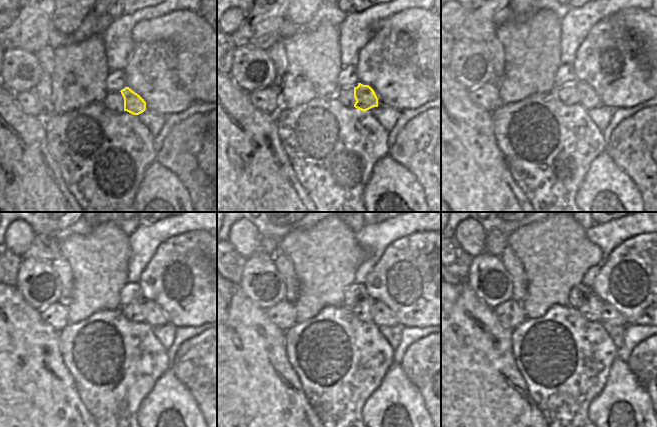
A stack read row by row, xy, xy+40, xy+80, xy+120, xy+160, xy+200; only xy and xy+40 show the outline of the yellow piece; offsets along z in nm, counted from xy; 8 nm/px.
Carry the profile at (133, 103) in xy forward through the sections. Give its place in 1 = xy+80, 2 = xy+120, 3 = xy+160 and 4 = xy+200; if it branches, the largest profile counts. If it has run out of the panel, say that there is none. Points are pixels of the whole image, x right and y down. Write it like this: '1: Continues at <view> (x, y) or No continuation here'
1: Continues at xy+80 (590, 100)
2: Continues at xy+120 (155, 316)
3: Continues at xy+160 (381, 314)
4: Continues at xy+200 (609, 315)

